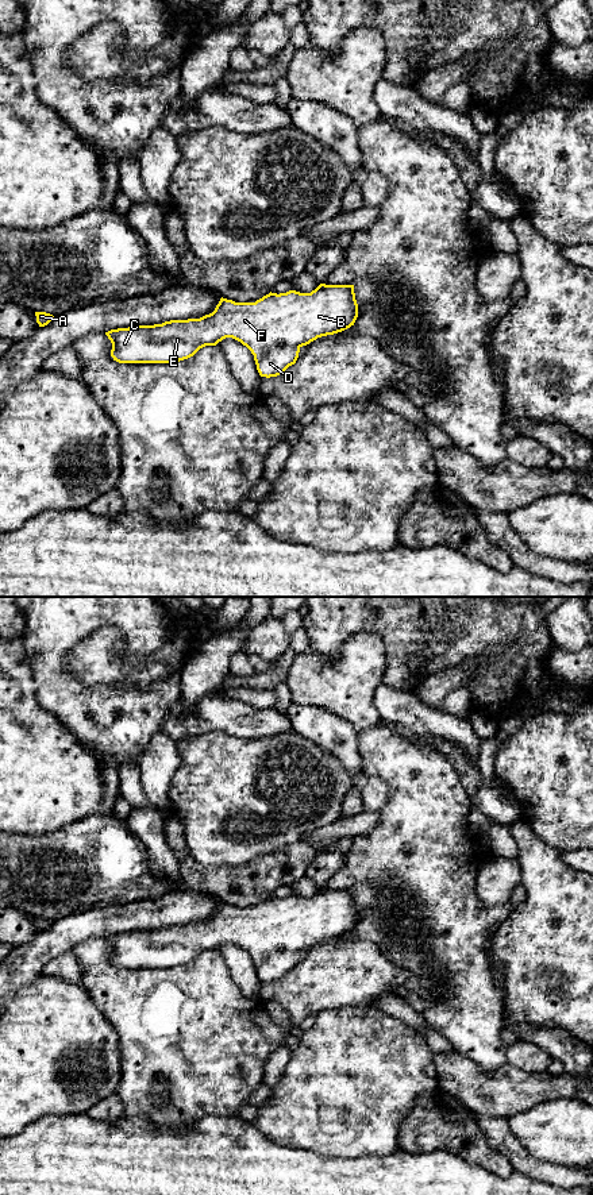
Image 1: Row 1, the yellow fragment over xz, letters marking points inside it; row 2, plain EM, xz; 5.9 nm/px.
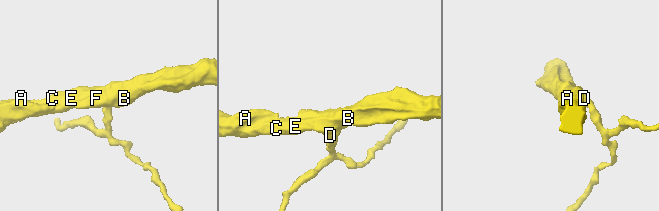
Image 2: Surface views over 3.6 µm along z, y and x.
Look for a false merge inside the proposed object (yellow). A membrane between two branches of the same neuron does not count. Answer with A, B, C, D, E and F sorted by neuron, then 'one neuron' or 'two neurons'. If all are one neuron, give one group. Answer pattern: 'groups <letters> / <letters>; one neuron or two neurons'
groups A B C D E F; one neuron

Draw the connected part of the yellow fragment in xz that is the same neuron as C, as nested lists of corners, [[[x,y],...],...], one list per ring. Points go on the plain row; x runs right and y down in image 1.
[[[320,888],[311,898],[289,895],[269,898],[255,907],[220,903],[215,915],[200,924],[170,925],[154,930],[134,930],[105,937],[112,948],[111,961],[119,968],[173,968],[193,961],[205,951],[232,942],[254,960],[261,982],[277,982],[294,970],[300,953],[317,942],[342,937],[354,930],[358,909],[354,890]]]

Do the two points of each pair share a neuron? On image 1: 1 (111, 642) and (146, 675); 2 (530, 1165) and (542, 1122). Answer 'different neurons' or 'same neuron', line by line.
1: same neuron
2: different neurons

